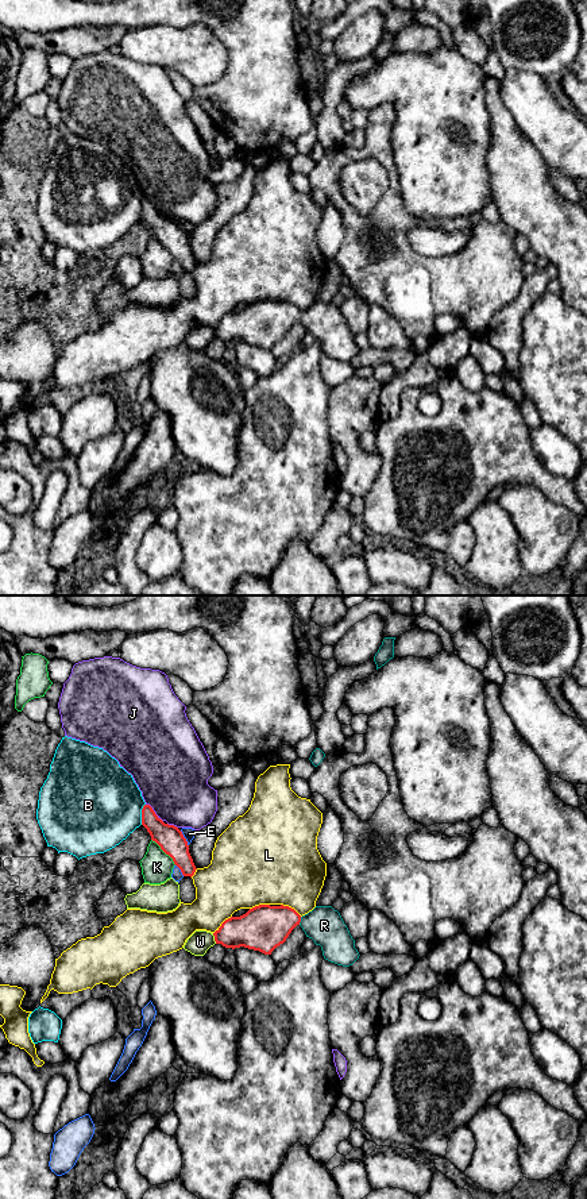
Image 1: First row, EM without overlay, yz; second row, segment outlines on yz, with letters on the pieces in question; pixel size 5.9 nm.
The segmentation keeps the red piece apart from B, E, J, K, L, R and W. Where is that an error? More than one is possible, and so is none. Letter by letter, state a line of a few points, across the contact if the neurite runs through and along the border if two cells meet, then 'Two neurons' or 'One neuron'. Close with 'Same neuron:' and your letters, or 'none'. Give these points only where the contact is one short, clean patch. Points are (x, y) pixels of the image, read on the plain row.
B: Two neurons
E: Two neurons
J: Two neurons
K: Two neurons
L: Two neurons
R: Line: yz (263, 323), (278, 316), (300, 316), (324, 320). One neuron
W: Two neurons
Same neuron: R

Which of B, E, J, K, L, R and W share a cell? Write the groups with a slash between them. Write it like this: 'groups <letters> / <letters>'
groups B / E / J / K / L / R / W

